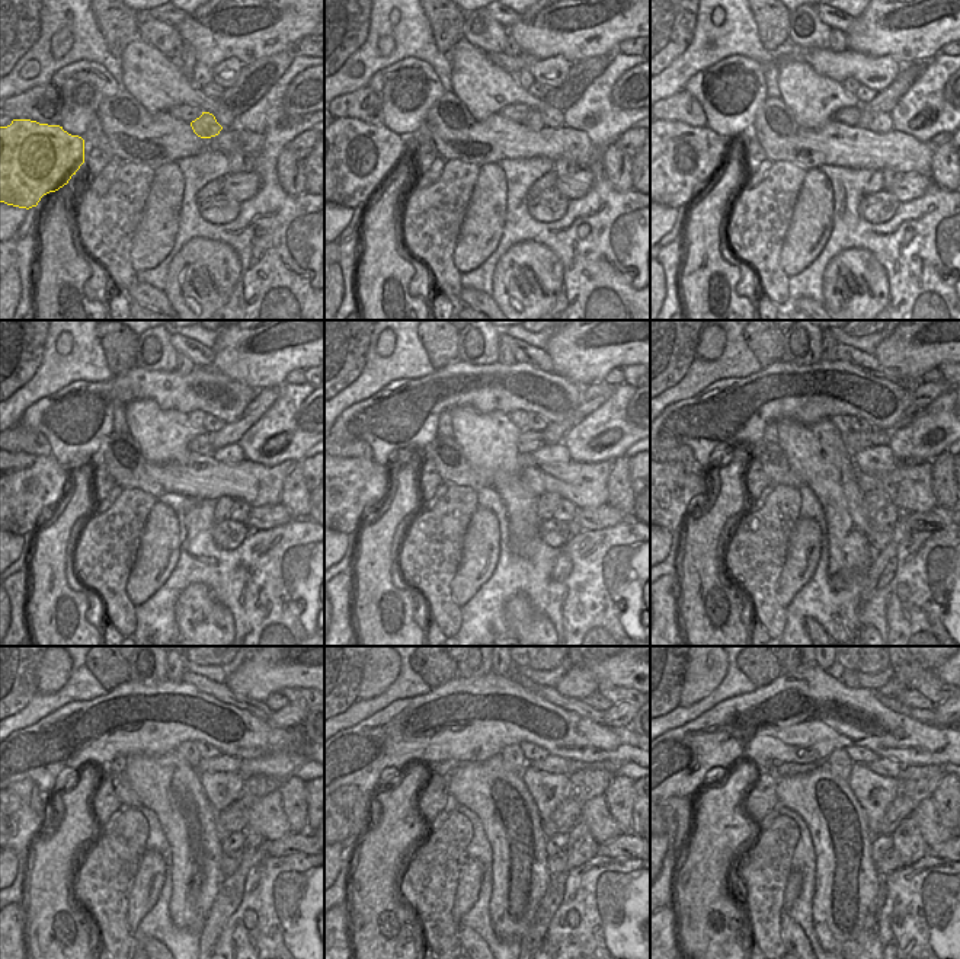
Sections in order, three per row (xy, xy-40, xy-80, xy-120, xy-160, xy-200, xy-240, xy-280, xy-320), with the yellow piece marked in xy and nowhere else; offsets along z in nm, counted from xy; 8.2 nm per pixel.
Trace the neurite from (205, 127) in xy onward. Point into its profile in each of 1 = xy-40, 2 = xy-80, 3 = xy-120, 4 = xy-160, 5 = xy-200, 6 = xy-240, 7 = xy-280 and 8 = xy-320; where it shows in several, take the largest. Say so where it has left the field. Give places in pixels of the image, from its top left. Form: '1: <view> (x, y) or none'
1: xy-40 (533, 121)
2: xy-80 (885, 101)
3: xy-120 (265, 398)
4: xy-160 (594, 396)
5: xy-200 (924, 393)
6: xy-240 (291, 716)
7: xy-280 (620, 713)
8: xy-320 (946, 713)

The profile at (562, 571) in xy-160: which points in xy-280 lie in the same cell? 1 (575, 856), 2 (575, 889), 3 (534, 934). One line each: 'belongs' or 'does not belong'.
1: belongs
2: does not belong
3: belongs

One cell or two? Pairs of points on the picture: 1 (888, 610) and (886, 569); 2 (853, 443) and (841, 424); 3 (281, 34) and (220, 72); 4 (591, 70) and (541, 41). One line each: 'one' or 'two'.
1: two
2: two
3: two
4: two

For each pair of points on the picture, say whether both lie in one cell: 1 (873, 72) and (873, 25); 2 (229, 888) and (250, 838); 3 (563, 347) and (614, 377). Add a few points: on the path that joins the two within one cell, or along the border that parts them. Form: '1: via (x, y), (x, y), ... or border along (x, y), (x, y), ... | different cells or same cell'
1: border along (848, 47), (872, 56), (890, 56), (902, 66) | different cells
2: via (239, 876), (250, 856), (250, 850) | same cell
3: border along (621, 367), (616, 367), (602, 380) | different cells

